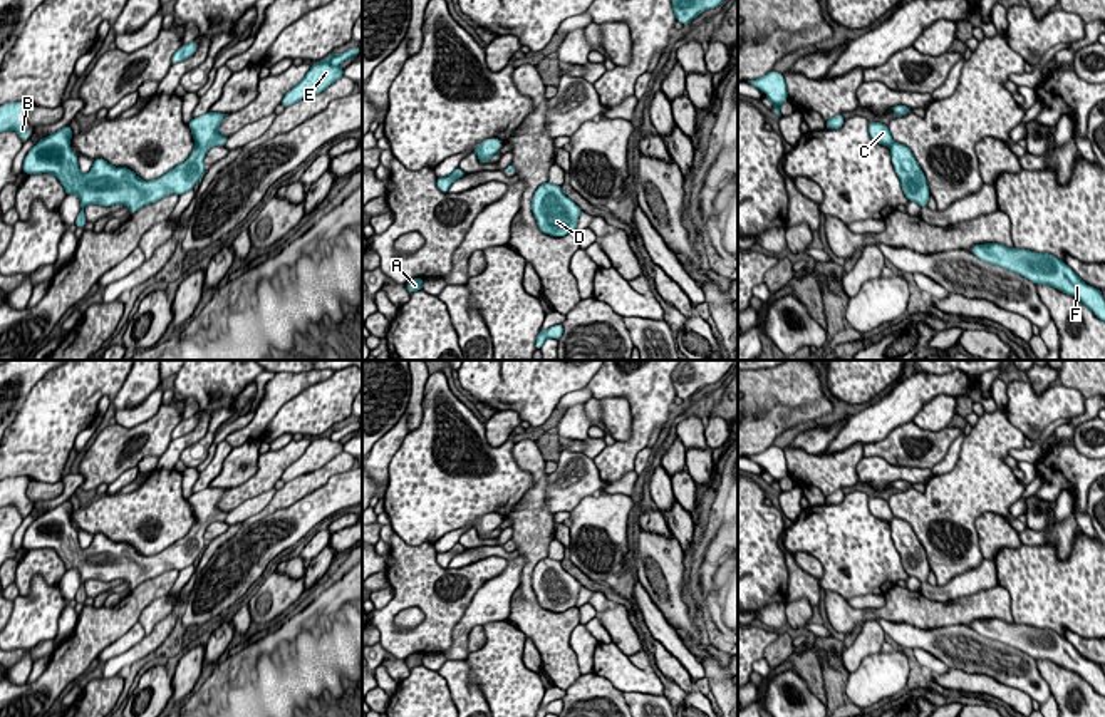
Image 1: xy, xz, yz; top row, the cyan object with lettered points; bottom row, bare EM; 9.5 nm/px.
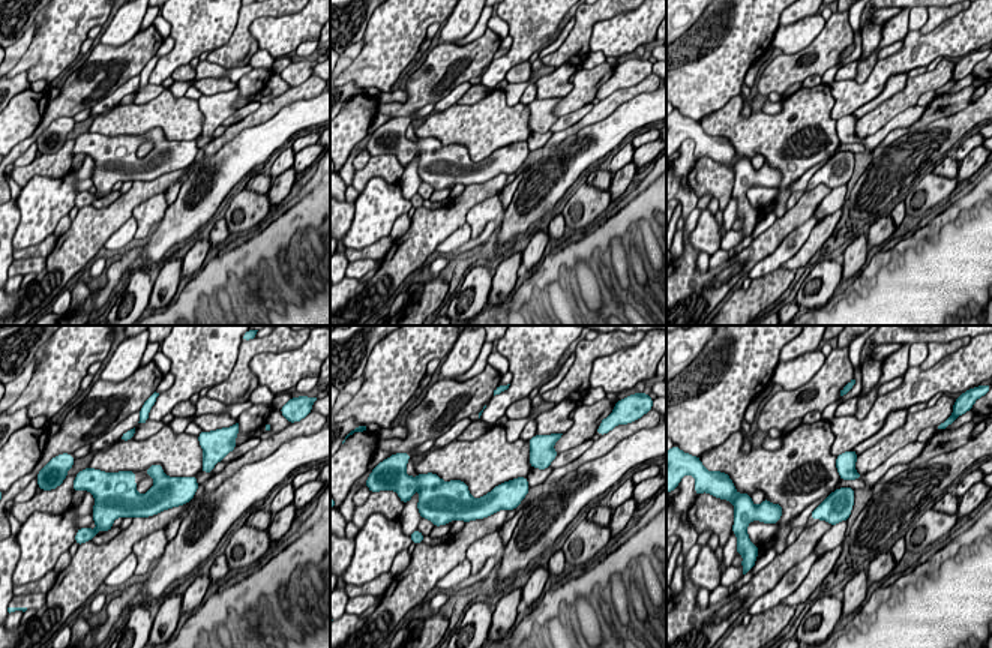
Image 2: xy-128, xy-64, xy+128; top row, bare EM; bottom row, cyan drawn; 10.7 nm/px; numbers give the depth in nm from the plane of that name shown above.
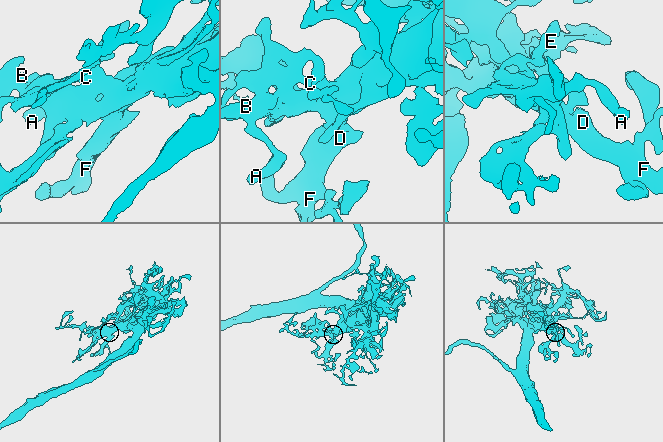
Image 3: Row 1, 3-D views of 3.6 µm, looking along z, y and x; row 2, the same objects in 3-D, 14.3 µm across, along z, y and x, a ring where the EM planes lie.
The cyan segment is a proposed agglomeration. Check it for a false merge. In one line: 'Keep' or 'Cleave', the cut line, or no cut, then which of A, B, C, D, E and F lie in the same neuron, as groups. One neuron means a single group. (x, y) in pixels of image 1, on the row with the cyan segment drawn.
Keep. No split. Groups: A B C D E F

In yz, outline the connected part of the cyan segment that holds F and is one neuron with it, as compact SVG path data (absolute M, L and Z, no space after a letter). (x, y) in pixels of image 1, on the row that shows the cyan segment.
M999 243L974 245L971 251L983 261L1014 271L1036 285L1050 285L1078 298L1092 313L1105 322L1105 297L1087 285L1076 273L1050 253L1006 248Z

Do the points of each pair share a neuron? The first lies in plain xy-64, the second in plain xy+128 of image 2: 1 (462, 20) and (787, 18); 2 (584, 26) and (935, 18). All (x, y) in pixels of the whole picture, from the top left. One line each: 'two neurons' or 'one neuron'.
1: one neuron
2: one neuron

